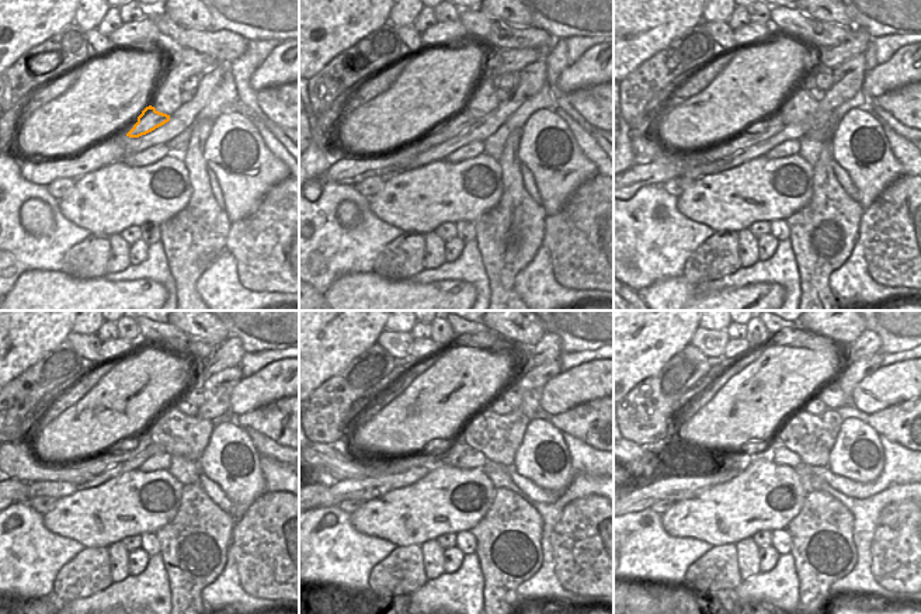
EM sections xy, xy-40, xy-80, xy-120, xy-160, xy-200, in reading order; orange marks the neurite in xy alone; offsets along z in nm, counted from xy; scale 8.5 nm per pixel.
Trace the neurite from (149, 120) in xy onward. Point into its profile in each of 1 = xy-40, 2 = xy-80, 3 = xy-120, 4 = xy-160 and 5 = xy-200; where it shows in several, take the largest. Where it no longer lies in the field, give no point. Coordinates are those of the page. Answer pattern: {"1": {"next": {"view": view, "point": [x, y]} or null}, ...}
{"1": {"next": {"view": "xy-40", "point": [461, 121]}}, "2": {"next": {"view": "xy-80", "point": [646, 151]}}, "3": {"next": {"view": "xy-120", "point": [14, 458]}}, "4": {"next": {"view": "xy-160", "point": [330, 461]}}, "5": {"next": {"view": "xy-200", "point": [646, 462]}}}

